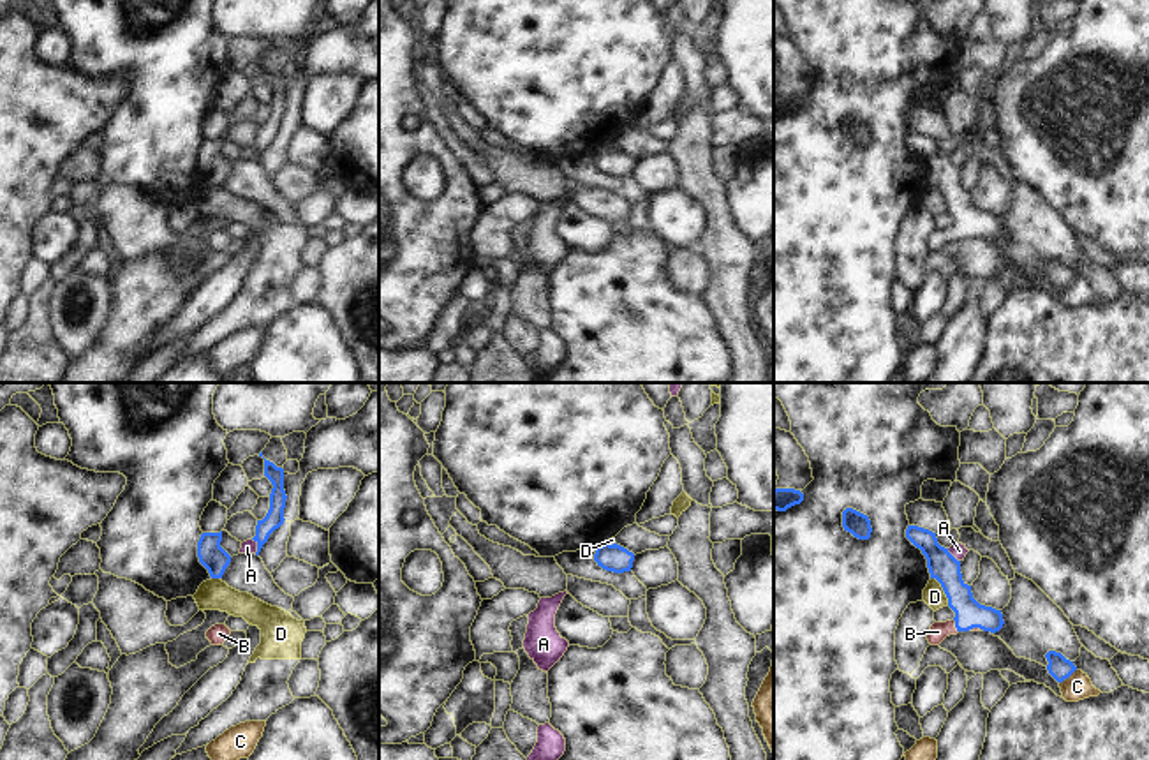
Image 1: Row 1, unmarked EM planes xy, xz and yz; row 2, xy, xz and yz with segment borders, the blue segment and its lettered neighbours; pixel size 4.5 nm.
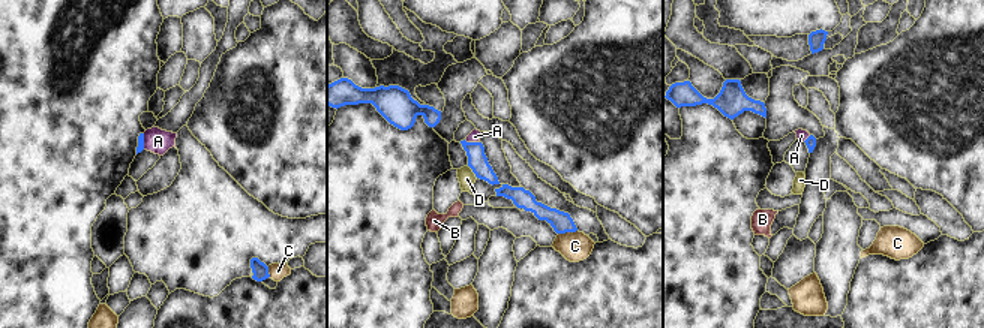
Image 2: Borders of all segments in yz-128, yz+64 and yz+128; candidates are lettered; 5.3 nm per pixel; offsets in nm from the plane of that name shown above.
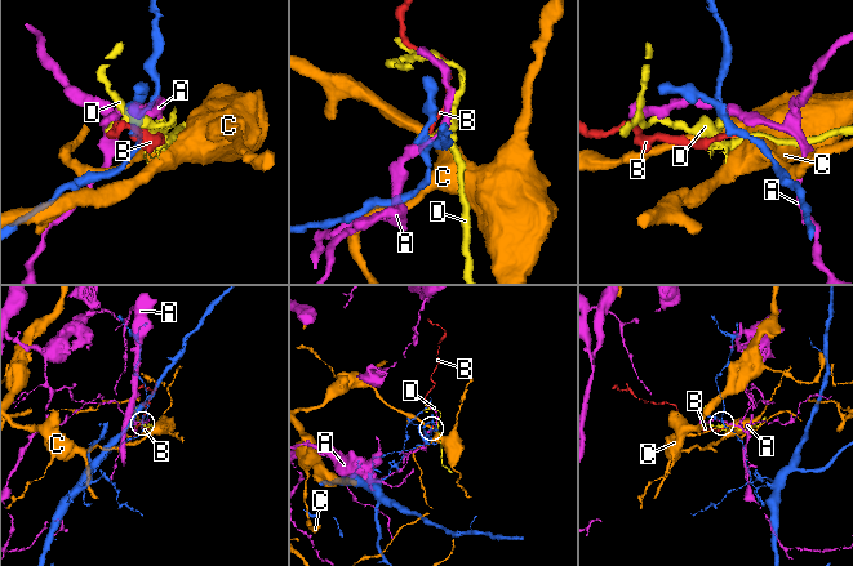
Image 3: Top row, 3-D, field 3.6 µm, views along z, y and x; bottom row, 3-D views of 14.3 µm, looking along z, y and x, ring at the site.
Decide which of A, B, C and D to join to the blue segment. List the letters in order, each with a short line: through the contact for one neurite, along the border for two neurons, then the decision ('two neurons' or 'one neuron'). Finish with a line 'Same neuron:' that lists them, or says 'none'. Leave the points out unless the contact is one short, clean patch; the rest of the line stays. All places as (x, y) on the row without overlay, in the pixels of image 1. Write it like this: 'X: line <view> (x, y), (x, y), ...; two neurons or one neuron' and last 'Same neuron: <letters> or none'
A: line xy (252, 143), (256, 157); two neurons
B: line yz (970, 219), (956, 231), (938, 237); one neuron
C: two neurons
D: line yz (931, 182), (940, 189), (948, 210); two neurons
Same neuron: B

